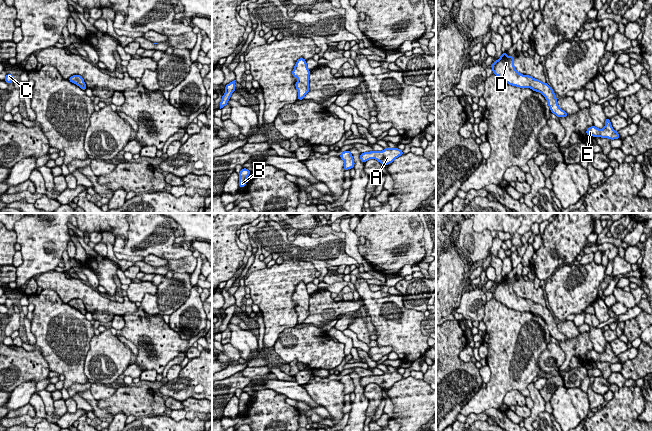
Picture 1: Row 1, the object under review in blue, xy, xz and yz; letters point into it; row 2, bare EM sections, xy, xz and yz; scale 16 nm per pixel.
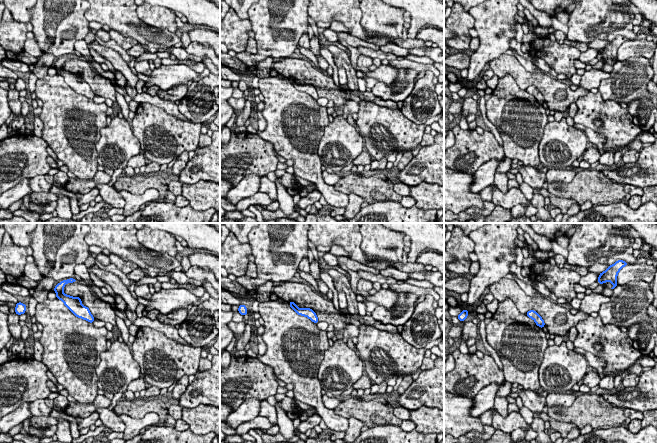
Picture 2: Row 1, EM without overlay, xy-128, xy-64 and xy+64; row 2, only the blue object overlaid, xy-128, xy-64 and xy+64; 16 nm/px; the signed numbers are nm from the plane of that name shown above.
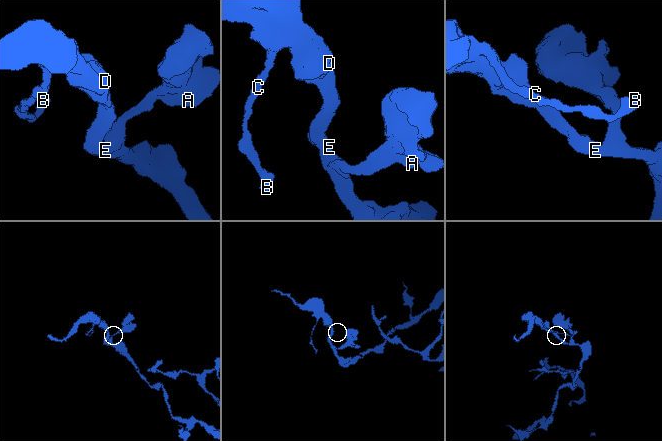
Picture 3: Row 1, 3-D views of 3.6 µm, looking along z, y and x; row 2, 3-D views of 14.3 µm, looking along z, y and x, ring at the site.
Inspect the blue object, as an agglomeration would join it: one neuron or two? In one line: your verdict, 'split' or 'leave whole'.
leave whole

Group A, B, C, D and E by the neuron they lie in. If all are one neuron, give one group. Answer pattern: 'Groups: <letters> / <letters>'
Groups: A B C D E

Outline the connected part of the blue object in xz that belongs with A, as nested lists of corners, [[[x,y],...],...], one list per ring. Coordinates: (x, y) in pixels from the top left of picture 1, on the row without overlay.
[[[385,372],[383,375],[371,375],[360,378],[360,384],[365,387],[369,383],[376,383],[383,389],[392,387],[397,381],[403,379],[403,375],[397,372]]]

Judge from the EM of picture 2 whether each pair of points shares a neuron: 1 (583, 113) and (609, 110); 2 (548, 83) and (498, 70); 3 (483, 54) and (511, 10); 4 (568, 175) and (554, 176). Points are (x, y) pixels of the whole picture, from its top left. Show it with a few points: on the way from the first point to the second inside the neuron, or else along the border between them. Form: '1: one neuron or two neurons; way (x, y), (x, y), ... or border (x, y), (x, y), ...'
1: one neuron; way (589, 113), (603, 111)
2: one neuron; way (536, 79), (524, 79), (515, 70), (510, 70)
3: one neuron; way (493, 43), (495, 28), (500, 21)
4: one neuron; way (565, 175), (557, 175)

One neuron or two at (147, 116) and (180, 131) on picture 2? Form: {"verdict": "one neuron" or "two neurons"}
{"verdict": "one neuron"}

